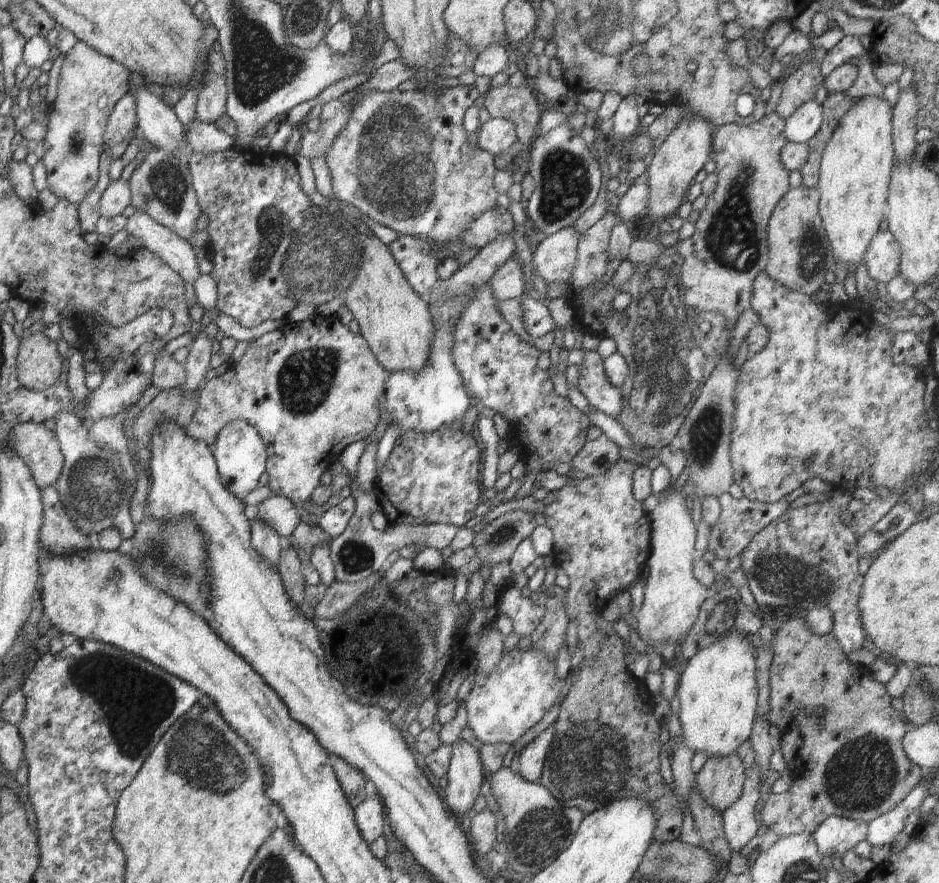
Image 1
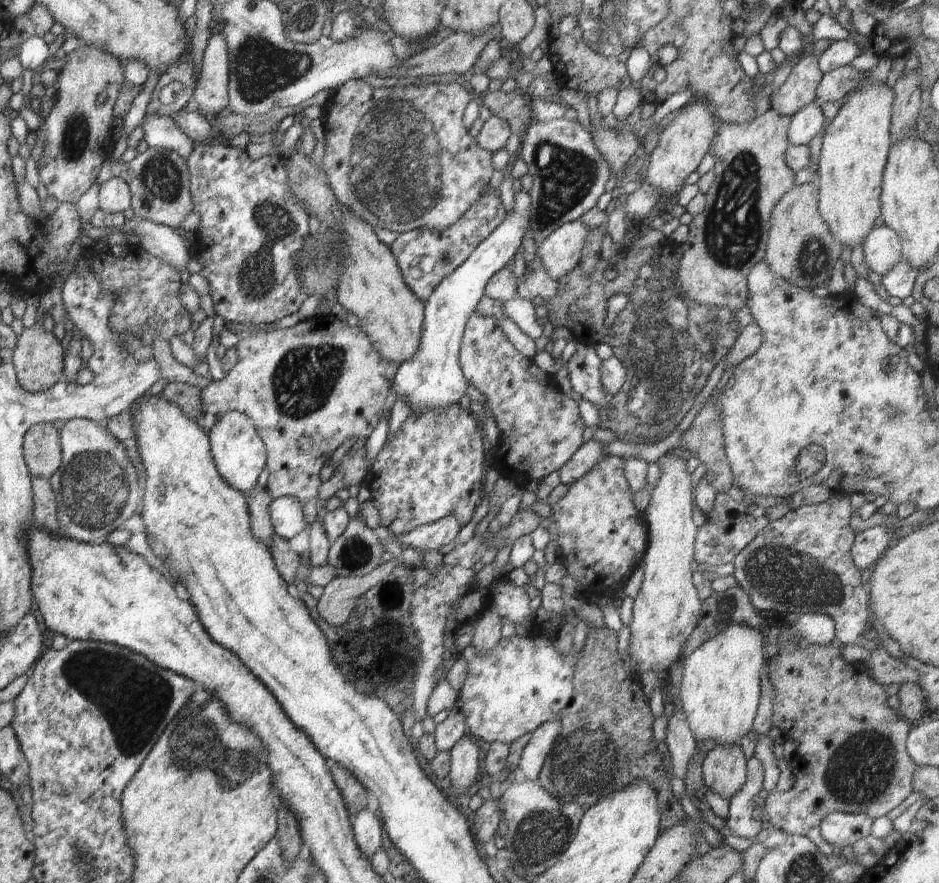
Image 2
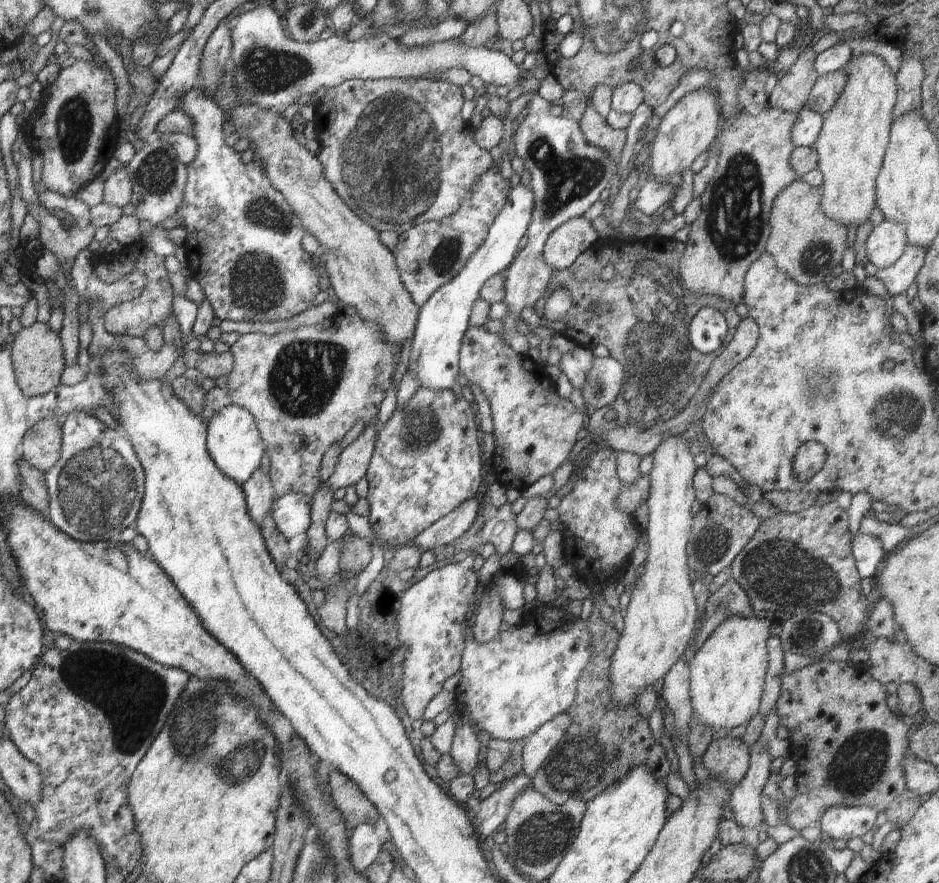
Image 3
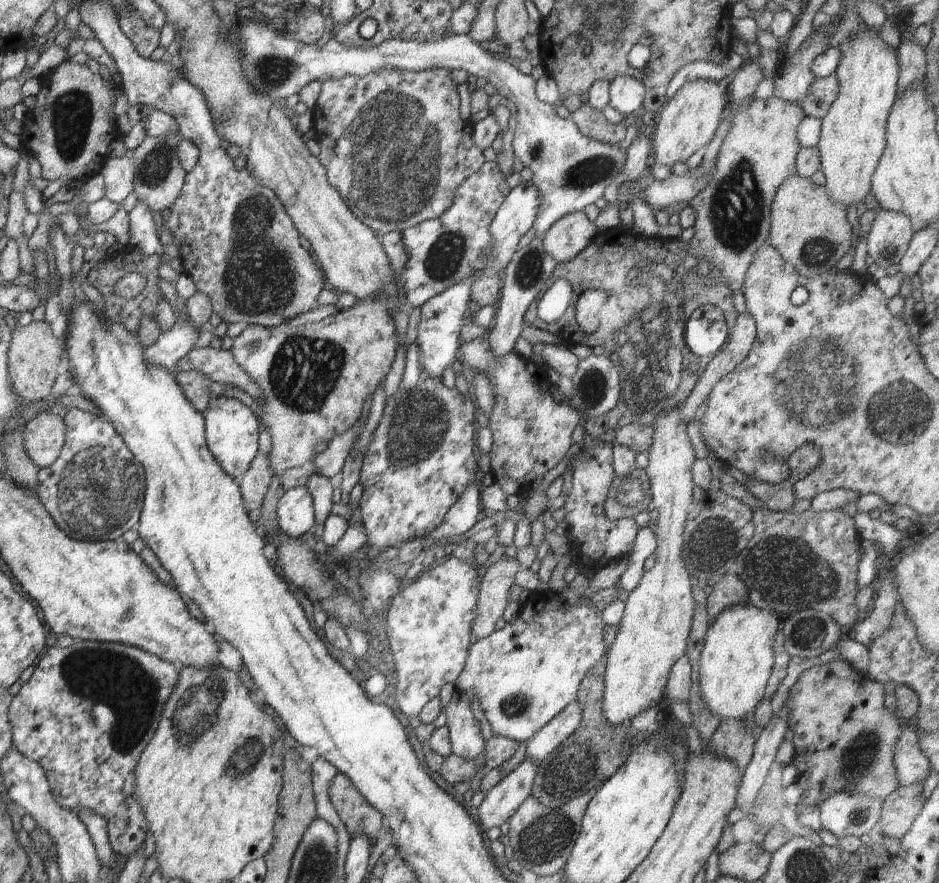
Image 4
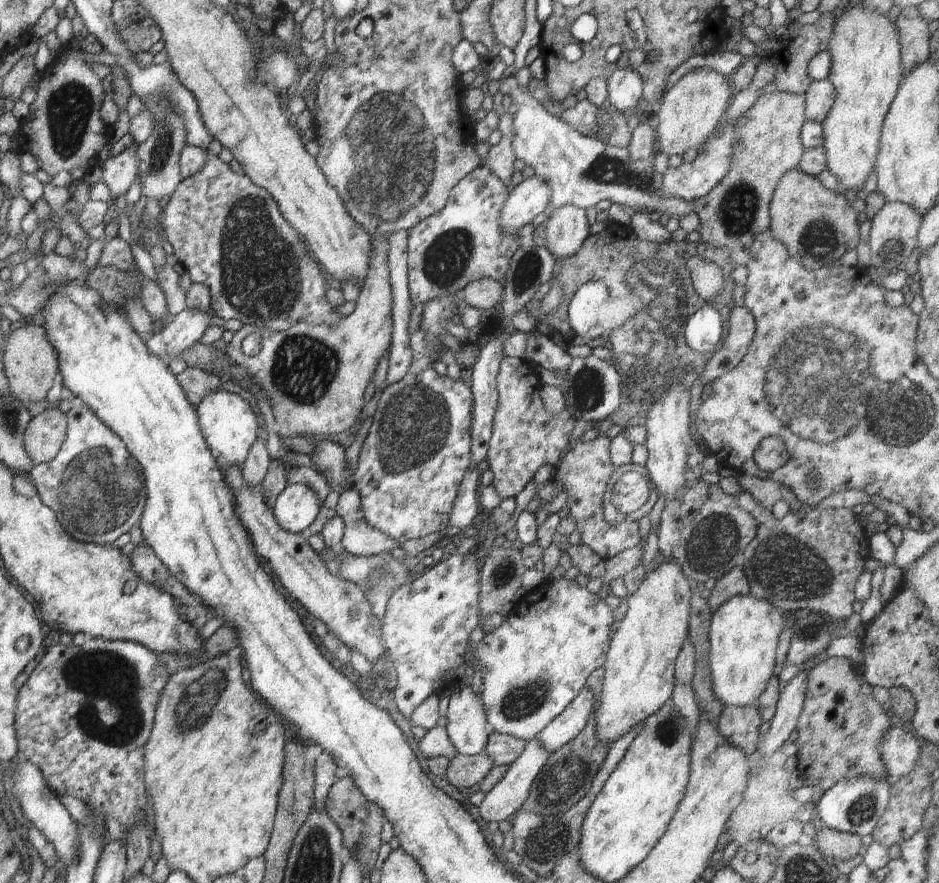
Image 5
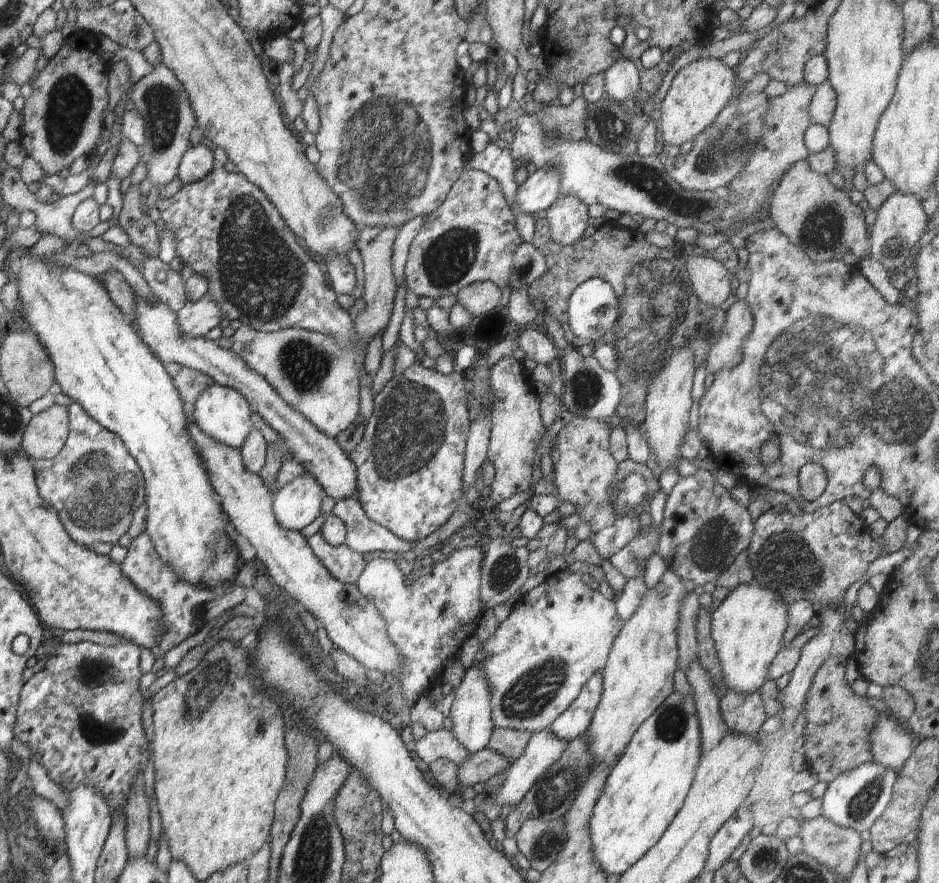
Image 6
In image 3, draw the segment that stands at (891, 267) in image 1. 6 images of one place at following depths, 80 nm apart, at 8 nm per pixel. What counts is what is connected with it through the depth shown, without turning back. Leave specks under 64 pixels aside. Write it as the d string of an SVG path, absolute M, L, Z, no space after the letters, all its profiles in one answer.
M884 219L873 226L865 243L868 261L878 269L892 266L908 246L906 231L896 221Z

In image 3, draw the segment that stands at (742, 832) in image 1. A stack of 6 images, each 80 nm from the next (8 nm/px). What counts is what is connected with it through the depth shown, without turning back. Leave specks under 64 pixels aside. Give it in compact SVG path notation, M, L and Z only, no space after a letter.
M758 739L749 750L749 767L745 777L733 788L729 806L735 814L735 822L742 826L761 830L764 828L762 809L762 790L770 776L772 759L768 749Z

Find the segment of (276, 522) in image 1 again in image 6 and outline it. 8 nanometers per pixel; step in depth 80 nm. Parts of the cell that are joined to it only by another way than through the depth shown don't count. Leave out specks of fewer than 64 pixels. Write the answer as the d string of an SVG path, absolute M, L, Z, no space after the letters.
M308 472L288 478L285 486L273 498L276 520L285 529L301 531L321 514L323 496L322 486Z

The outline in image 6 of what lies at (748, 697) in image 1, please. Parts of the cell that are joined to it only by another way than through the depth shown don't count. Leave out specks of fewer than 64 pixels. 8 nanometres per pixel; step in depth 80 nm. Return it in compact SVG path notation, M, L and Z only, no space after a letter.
M752 582L733 588L723 603L711 612L711 635L728 689L744 694L760 690L767 680L769 666L782 648L788 617L789 606L777 592Z

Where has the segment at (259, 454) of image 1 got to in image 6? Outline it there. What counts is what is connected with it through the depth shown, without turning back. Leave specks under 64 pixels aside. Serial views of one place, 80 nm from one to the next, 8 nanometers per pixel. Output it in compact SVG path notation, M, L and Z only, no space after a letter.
M213 382L200 393L191 409L193 421L202 432L241 452L242 443L246 440L250 427L254 426L250 421L252 411L248 401L236 389Z

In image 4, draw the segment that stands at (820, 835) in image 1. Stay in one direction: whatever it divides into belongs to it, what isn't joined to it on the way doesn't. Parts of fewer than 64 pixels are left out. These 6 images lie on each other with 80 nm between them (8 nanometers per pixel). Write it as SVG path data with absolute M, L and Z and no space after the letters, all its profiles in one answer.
M846 791L832 793L820 806L820 820L824 829L834 836L861 837L871 835L870 831L877 826L882 816L883 802L878 797L863 794L848 794Z

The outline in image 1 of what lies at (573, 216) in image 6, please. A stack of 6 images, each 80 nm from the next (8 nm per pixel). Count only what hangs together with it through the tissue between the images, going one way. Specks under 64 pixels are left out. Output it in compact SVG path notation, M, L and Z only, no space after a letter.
M573 226L564 227L537 244L532 264L547 284L569 282L577 261L579 234Z

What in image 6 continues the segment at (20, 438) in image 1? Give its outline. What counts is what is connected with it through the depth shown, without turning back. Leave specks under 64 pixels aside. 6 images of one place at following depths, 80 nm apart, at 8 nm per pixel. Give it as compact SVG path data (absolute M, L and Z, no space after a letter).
M51 405L34 415L22 433L22 452L31 460L52 460L69 435L69 414L62 405Z

